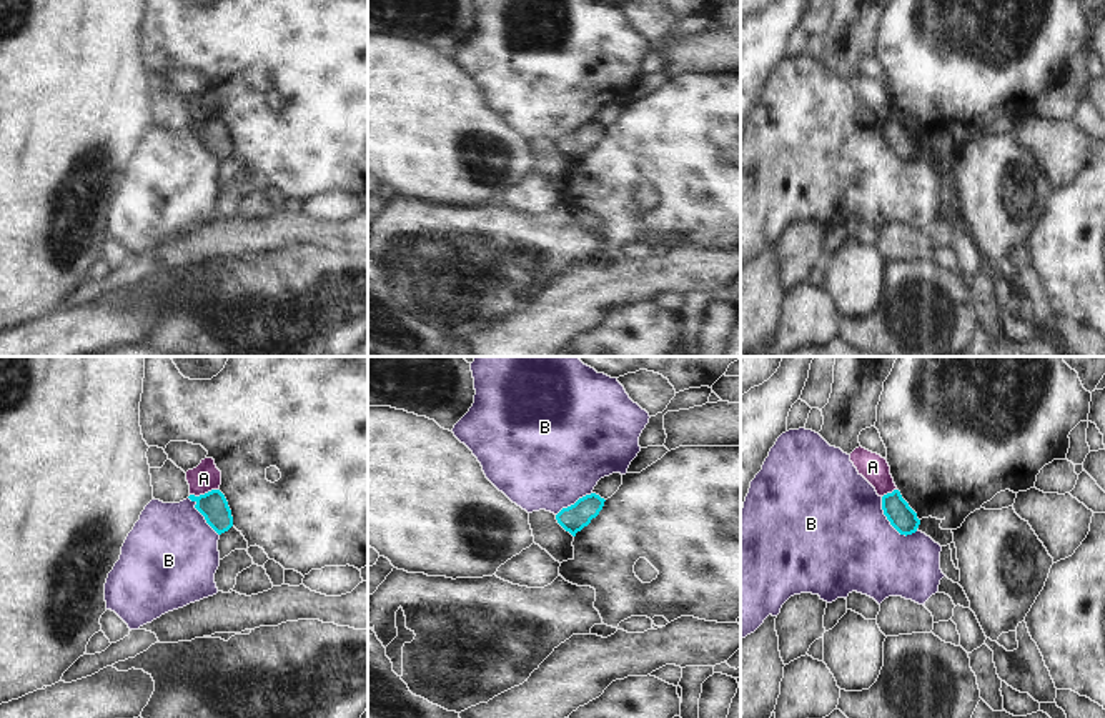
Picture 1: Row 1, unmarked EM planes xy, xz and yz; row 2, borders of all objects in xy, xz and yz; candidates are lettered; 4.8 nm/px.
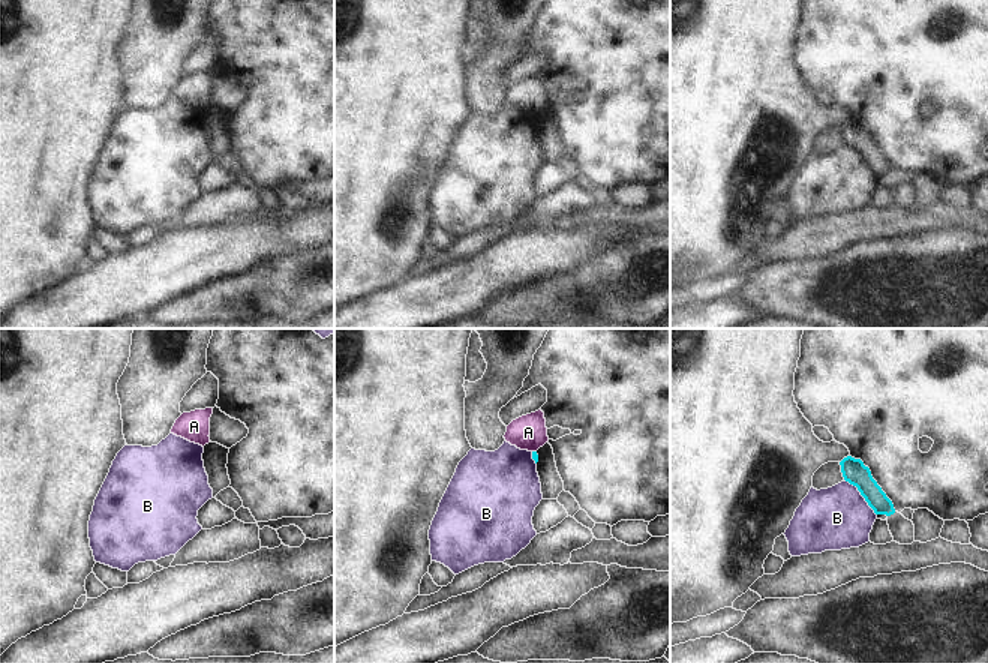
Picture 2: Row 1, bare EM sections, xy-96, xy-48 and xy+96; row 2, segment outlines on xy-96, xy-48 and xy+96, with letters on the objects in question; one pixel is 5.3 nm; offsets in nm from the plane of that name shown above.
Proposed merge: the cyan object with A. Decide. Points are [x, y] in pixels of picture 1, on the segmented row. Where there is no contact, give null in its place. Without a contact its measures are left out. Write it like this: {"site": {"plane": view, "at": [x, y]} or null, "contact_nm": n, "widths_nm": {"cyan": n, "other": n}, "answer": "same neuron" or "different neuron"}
{"site": {"plane": "xy", "at": [205, 493]}, "contact_nm": 140, "widths_nm": {"cyan": 140, "other": 140}, "answer": "different neuron"}

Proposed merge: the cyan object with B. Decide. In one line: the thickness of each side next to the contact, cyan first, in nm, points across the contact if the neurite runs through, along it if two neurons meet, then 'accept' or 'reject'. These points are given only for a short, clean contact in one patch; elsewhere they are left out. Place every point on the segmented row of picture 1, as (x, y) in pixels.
120/480 nm | along yz (881, 497), (886, 518), (901, 533), (911, 535), (917, 530) | reject

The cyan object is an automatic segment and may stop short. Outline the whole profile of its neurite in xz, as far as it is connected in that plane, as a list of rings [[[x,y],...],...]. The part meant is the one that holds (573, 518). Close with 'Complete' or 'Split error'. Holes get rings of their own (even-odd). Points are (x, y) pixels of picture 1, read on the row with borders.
[[[596,493],[586,495],[579,498],[574,505],[562,508],[556,515],[556,520],[566,531],[576,536],[577,531],[587,526],[591,520],[599,515],[604,501],[606,500]]]. Complete.

